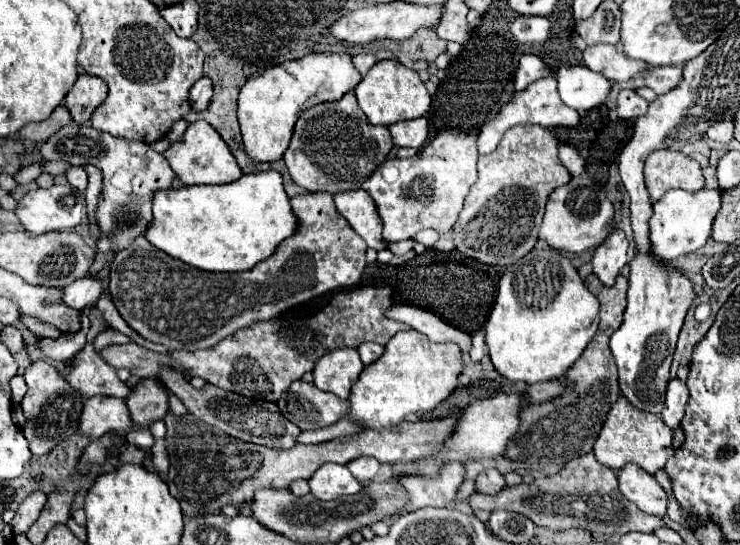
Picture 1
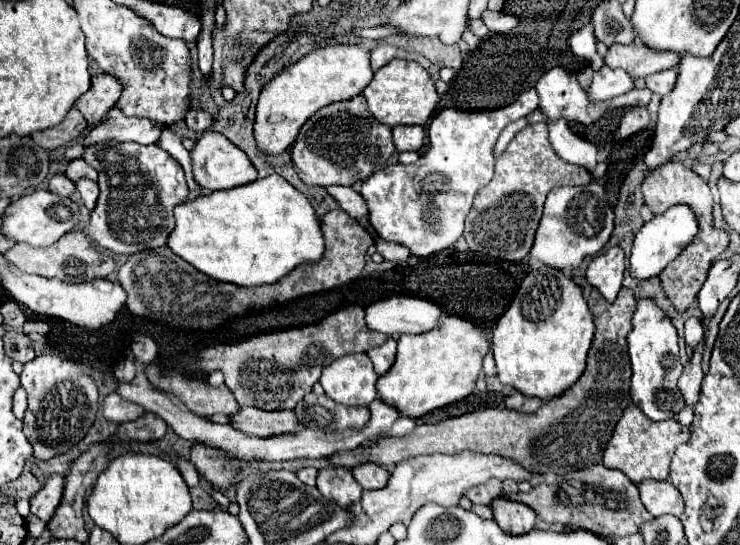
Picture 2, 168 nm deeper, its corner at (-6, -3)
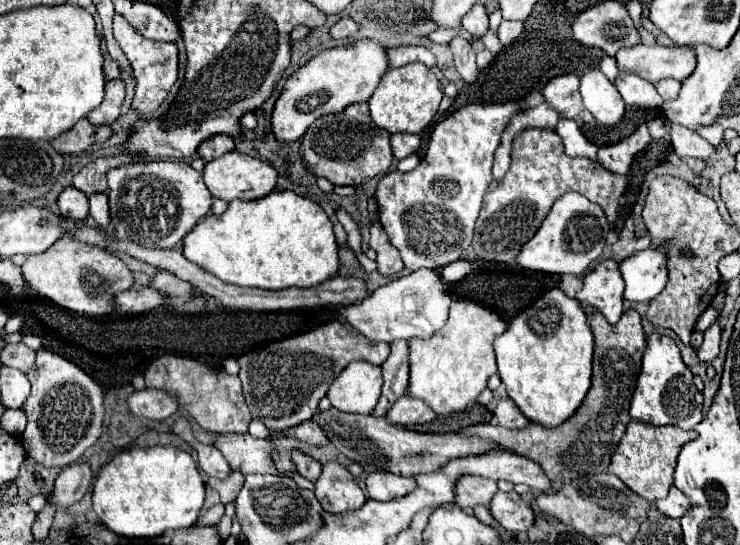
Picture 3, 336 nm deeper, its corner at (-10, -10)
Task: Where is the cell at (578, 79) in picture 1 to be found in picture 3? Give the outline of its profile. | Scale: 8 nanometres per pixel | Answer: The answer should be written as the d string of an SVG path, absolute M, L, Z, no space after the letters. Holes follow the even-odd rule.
M620 73L614 81L618 93L622 95L626 105L638 105L638 107L660 107L662 97L656 93L654 85L644 81L642 77L634 73Z

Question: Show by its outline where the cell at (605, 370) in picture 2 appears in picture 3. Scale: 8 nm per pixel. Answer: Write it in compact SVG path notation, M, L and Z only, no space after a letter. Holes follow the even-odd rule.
M636 309L624 311L622 319L616 325L610 325L602 313L594 311L590 319L590 327L594 333L594 373L592 387L584 397L578 411L566 419L566 423L558 427L542 427L538 423L530 423L524 429L506 429L500 425L478 423L466 427L458 433L464 437L478 437L496 443L504 451L518 453L536 461L546 477L554 483L568 483L580 475L604 473L610 465L610 459L620 443L620 437L630 423L630 399L636 387L636 377L640 373L642 351L646 347L646 335L640 325L640 315Z

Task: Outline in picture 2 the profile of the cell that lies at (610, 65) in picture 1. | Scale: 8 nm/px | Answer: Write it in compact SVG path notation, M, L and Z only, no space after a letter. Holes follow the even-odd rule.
M632 42L624 46L622 44L610 46L604 62L610 68L624 68L634 80L638 80L646 78L648 74L678 66L680 56L676 52L650 52L646 44Z

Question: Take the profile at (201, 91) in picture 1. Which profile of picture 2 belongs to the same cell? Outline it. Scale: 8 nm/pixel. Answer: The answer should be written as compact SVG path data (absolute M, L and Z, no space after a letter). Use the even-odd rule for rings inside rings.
M190 110L184 120L186 120L186 126L194 132L206 132L214 124L212 116L204 110Z

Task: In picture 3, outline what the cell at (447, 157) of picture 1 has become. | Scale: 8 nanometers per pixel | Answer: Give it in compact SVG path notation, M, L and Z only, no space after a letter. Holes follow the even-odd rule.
M514 101L460 107L436 123L428 153L414 171L392 171L380 179L374 195L380 223L410 271L444 267L458 261L470 247L482 197L494 179L494 151L518 111L522 111L522 105Z

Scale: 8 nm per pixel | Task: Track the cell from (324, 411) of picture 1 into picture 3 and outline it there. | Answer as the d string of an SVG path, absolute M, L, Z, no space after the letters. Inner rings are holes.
M334 407L328 411L318 411L312 417L312 421L324 429L330 443L334 443L336 449L344 453L348 459L368 463L378 469L386 469L390 473L398 473L402 477L430 473L454 457L482 455L482 453L492 451L490 443L482 443L480 439L464 439L458 433L446 433L446 435L416 433L404 427L394 427L384 417L362 415L362 413L344 413Z

